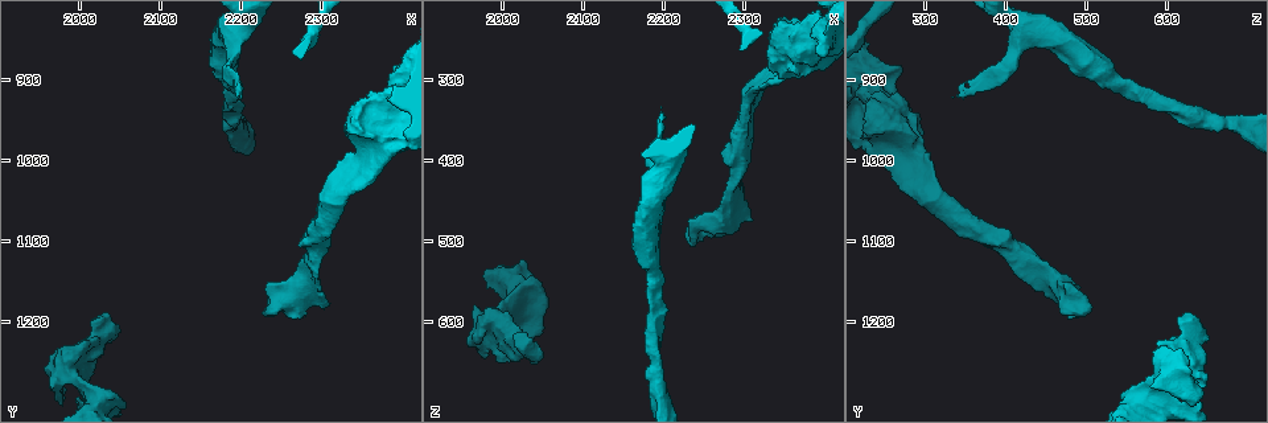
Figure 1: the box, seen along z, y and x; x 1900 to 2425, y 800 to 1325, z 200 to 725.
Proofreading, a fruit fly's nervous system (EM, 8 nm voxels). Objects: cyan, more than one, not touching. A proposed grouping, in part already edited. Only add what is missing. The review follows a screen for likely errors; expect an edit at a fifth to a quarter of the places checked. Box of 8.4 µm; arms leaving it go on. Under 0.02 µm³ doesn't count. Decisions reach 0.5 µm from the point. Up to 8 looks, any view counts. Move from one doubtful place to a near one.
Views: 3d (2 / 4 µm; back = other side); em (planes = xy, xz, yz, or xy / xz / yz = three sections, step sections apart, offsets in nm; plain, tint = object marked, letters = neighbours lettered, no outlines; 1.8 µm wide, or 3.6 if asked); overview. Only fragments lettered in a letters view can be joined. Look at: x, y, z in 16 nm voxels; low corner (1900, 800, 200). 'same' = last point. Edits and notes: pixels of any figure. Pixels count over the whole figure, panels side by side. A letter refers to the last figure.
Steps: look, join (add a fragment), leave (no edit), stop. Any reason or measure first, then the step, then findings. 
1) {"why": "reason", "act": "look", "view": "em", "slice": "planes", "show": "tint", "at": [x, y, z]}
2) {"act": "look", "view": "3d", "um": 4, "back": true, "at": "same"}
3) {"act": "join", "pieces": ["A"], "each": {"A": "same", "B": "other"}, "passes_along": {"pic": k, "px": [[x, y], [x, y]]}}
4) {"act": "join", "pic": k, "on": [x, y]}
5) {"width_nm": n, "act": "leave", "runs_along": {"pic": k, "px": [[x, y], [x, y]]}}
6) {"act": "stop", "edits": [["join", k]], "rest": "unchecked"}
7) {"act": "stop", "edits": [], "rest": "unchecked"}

{"act": "look", "view": "3d", "um": 4, "at": [2005, 1280, 645]}

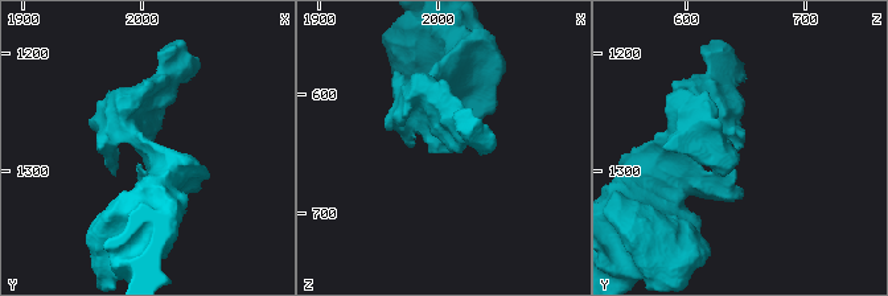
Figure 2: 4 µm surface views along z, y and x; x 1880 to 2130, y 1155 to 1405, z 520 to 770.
{"act": "look", "view": "em", "slice": "planes", "show": "plain", "at": [2004, 1284, 644]}

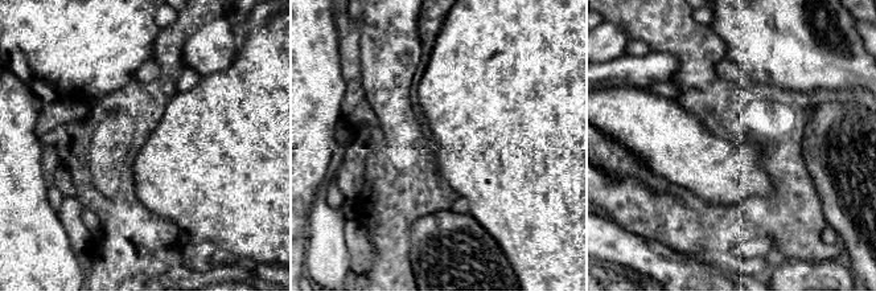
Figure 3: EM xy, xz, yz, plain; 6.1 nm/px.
{"why": "what lies round it", "act": "look", "view": "em", "slice": "planes", "show": "letters", "at": "same"}

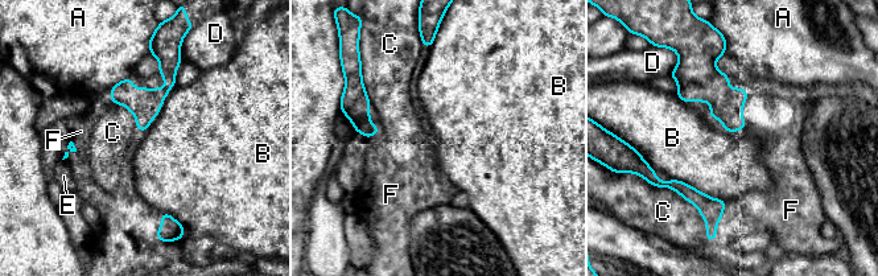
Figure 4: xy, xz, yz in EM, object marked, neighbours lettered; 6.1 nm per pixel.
{"act": "join", "pieces": ["F"], "each": {"A": "other", "B": "other", "C": "other", "D": "other", "E": "other", "F": "same"}, "found": "it goes on there"}

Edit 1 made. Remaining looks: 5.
{"act": "look", "view": "overview"}

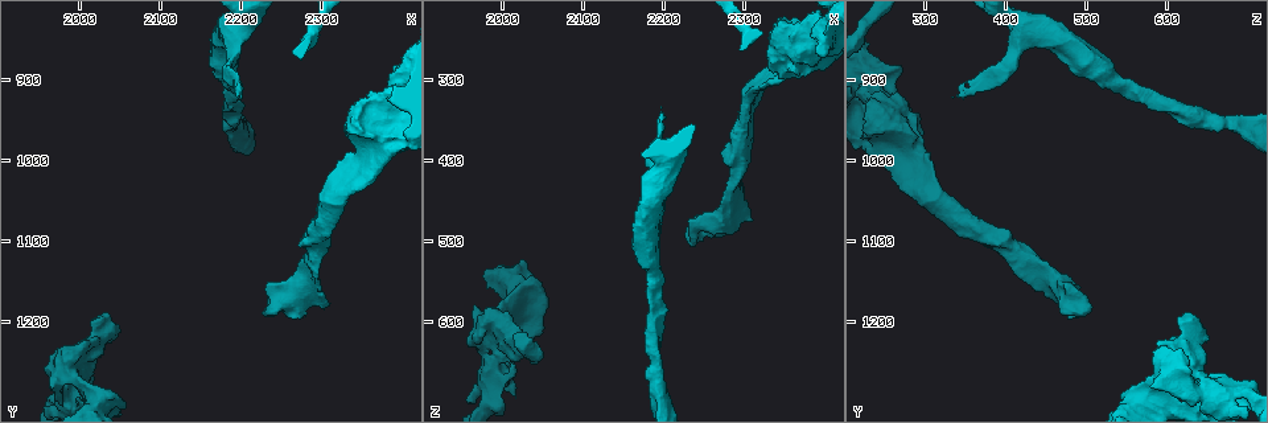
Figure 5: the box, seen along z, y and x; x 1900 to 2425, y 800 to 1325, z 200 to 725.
{"why": "free end", "act": "look", "view": "3d", "um": 2, "at": [2200, 915, 345]}

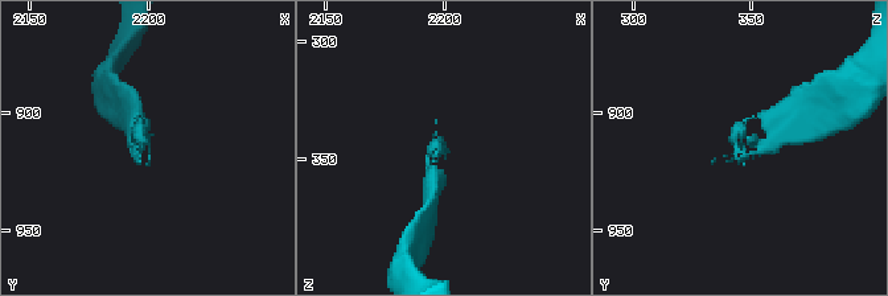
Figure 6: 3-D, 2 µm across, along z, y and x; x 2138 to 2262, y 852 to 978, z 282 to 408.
{"act": "look", "view": "em", "slice": "planes", "show": "plain", "at": [2201, 916, 346]}

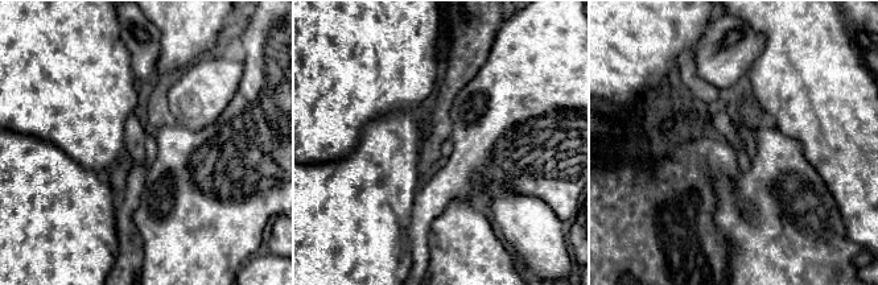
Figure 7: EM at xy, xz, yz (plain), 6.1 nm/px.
{"why": "see the neighbours", "act": "look", "view": "em", "slice": "planes", "show": "letters", "at": "same"}

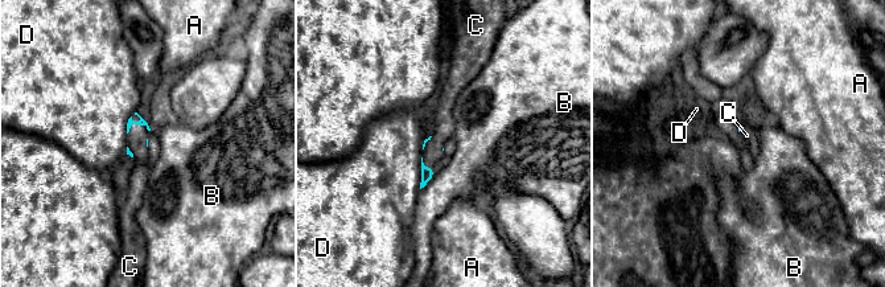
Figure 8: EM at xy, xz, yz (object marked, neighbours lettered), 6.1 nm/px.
{"act": "join", "pieces": ["C"], "each": {"A": "other", "B": "other", "C": "same", "D": "other"}, "found": "it goes on there"}

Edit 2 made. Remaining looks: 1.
{"act": "stop", "edits": [["join", 4], ["join", 8]], "rest": "unchecked"}

